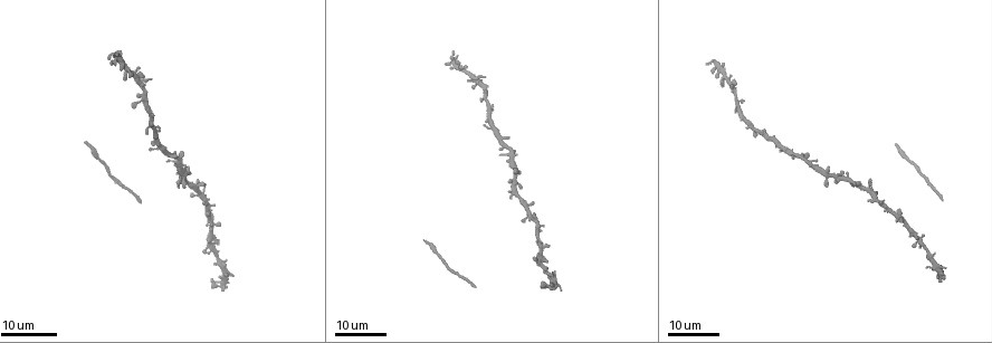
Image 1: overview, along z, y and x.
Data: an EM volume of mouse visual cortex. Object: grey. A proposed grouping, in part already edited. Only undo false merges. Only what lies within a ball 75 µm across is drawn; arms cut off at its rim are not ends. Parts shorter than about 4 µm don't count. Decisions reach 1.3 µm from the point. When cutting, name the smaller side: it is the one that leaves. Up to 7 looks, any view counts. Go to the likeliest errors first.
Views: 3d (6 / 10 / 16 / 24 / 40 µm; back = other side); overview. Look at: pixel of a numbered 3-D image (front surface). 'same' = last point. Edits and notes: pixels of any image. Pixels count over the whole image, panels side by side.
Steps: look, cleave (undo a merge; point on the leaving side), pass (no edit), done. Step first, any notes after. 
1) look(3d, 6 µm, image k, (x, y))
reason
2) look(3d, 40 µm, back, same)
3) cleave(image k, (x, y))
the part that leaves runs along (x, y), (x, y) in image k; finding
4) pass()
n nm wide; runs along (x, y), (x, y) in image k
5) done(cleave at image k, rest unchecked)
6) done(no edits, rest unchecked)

look(3d, 24 µm, image 1, (210, 237))

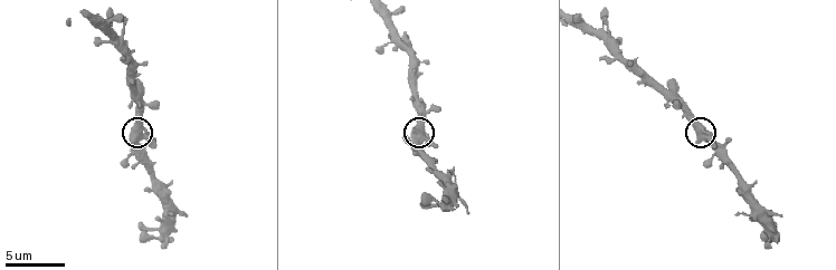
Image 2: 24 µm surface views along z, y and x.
look(3d, 6 µm, image 2, (132, 132))

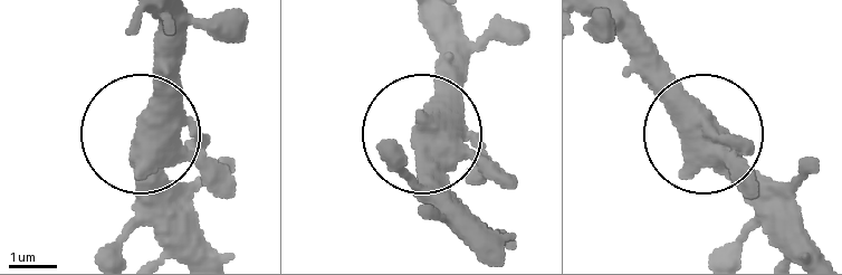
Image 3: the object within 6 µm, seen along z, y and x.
pass()
runs along (154, 18), (154, 218) in image 3; all the same cell

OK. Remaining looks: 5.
look(3d, 24 µm, image 1, (750, 127))
four arms meet

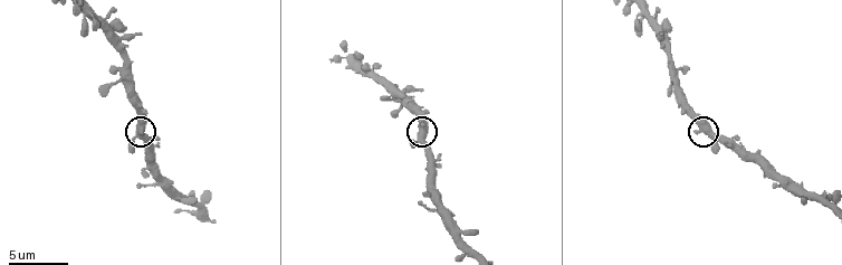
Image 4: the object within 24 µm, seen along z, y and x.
look(3d, 6 µm, image 4, (420, 137))

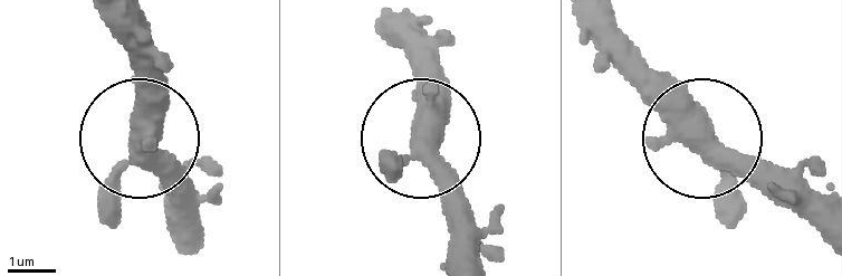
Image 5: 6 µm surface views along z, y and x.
pass()
420 nm wide; runs along (477, 257), (461, 186), (421, 125), (421, 45) in image 5; continuous, no second cell

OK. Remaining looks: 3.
look(3d, 6 µm, image 2, (384, 10))

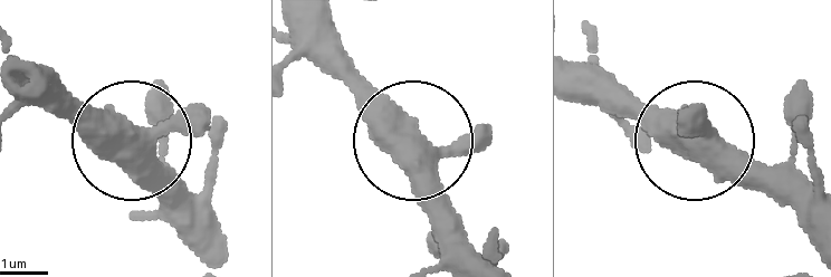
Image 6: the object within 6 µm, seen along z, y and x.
pass()
runs along (121, 158), (121, 137), (53, 113) in image 6; continuous, no second cell

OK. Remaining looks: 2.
done(no edits, rest unchecked)

